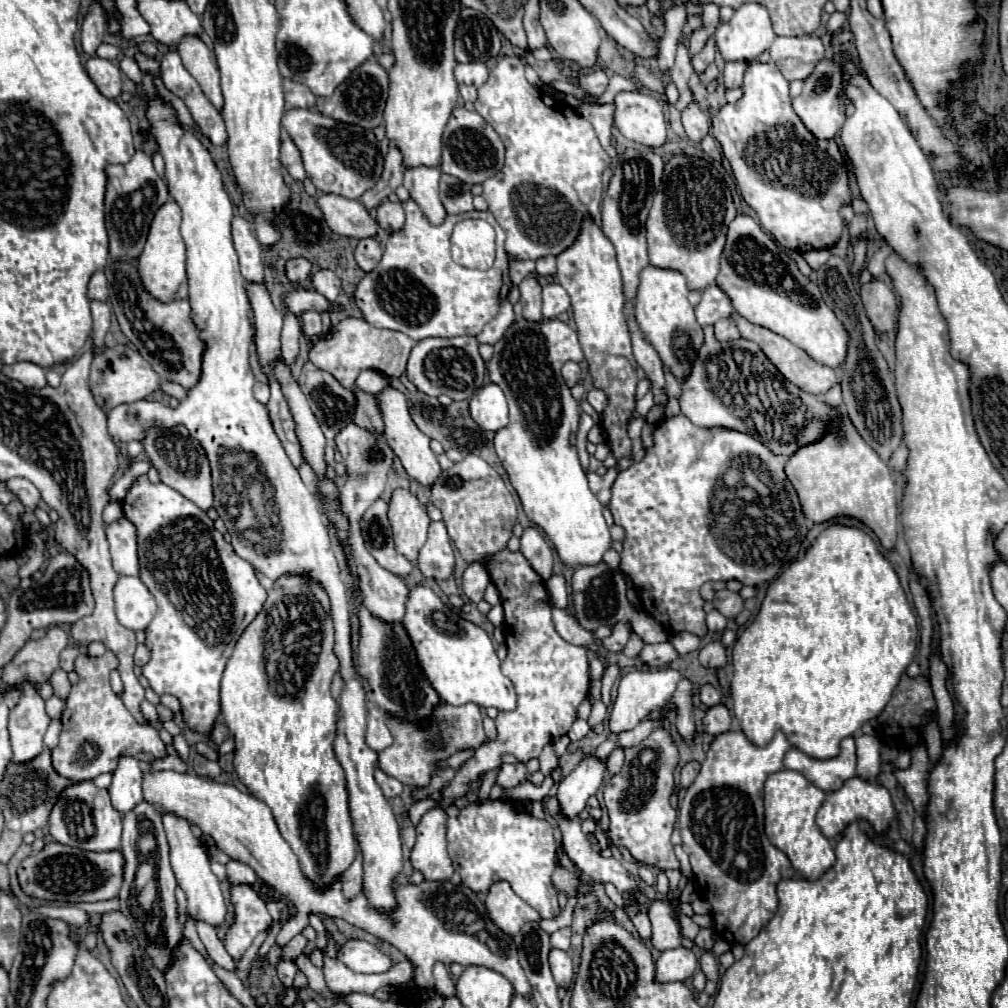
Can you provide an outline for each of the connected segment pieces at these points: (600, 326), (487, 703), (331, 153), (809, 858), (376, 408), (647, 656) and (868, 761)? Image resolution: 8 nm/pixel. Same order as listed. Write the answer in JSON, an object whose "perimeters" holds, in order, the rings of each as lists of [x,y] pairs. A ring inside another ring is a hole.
{"perimeters":[[[[586,217],[582,221],[582,231],[578,239],[562,251],[558,257],[558,283],[568,291],[572,299],[574,321],[578,329],[578,339],[584,349],[586,361],[590,365],[590,373],[594,379],[594,387],[600,387],[608,395],[608,407],[602,411],[602,427],[608,437],[608,445],[616,459],[628,457],[632,453],[632,445],[628,439],[628,419],[636,407],[636,361],[632,355],[630,333],[626,327],[626,319],[622,315],[624,309],[624,293],[622,293],[622,275],[616,263],[616,251],[610,239],[602,233],[594,219]]],[[[414,585],[410,589],[402,625],[414,643],[426,679],[430,679],[430,685],[438,691],[442,701],[450,705],[476,703],[480,707],[496,707],[498,711],[512,711],[516,707],[514,685],[502,675],[500,659],[496,657],[488,633],[456,615],[430,587]]],[[[290,109],[282,119],[282,127],[294,139],[296,147],[302,153],[304,169],[318,191],[342,195],[346,199],[358,199],[362,193],[376,187],[384,171],[384,157],[376,145],[372,131],[366,131],[358,125],[338,123],[318,111]]],[[[788,769],[776,771],[766,779],[764,785],[764,807],[766,807],[764,831],[770,843],[774,843],[780,851],[784,851],[792,861],[794,869],[808,881],[820,879],[836,863],[830,841],[820,833],[814,821],[816,811],[822,805],[824,797],[826,793],[816,785],[812,785],[798,771],[788,771]]],[[[354,387],[352,391],[356,395],[356,407],[354,407],[352,423],[370,431],[374,437],[382,437],[384,435],[384,419],[382,419],[378,395],[366,393],[358,387]]],[[[668,641],[658,643],[658,645],[644,645],[642,651],[638,653],[638,659],[648,667],[664,667],[670,661],[674,661],[676,657],[678,657],[678,653],[674,651],[674,647]]],[[[858,735],[854,741],[858,751],[856,771],[862,779],[874,781],[880,773],[880,741],[876,735]]]]}

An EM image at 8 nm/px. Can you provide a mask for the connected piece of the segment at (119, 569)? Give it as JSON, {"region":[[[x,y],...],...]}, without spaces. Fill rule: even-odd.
{"region":[[[122,517],[122,519],[106,525],[106,537],[110,543],[114,571],[120,575],[138,575],[138,553],[136,553],[134,525]]]}

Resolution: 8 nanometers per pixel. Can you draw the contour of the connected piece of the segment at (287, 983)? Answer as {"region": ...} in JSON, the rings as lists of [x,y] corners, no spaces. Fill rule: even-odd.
{"region":[[[280,961],[276,967],[279,980],[286,988],[293,988],[293,982],[298,967],[294,961]]]}

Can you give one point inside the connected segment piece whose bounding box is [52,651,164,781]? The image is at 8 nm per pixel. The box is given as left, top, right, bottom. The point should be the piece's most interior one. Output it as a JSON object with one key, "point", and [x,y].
{"point":[96,727]}

